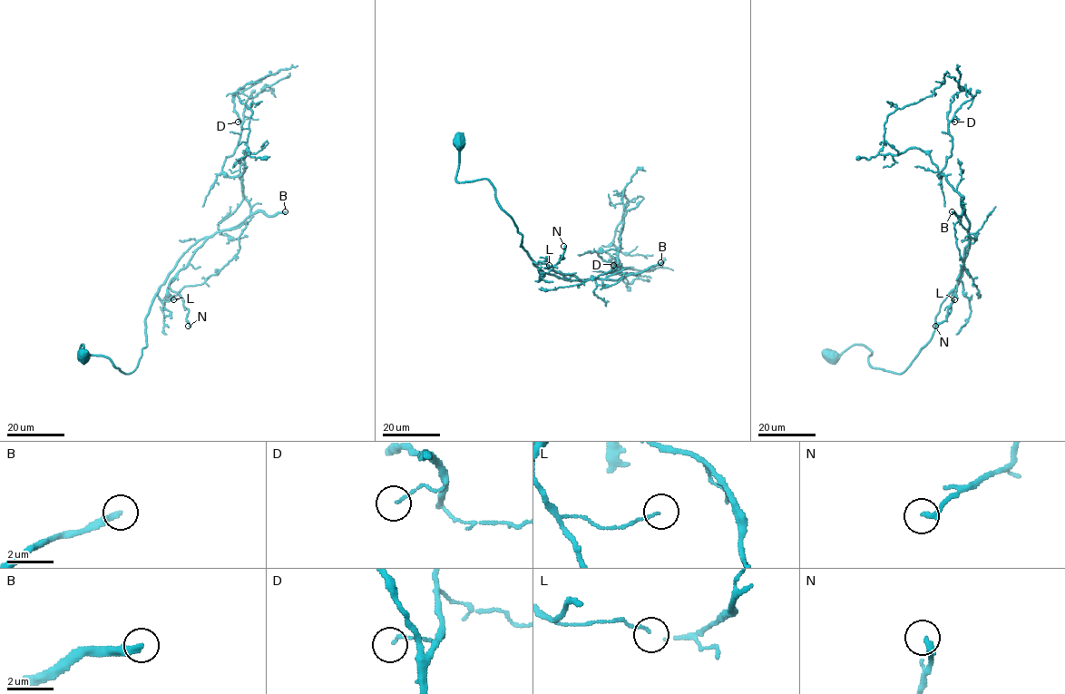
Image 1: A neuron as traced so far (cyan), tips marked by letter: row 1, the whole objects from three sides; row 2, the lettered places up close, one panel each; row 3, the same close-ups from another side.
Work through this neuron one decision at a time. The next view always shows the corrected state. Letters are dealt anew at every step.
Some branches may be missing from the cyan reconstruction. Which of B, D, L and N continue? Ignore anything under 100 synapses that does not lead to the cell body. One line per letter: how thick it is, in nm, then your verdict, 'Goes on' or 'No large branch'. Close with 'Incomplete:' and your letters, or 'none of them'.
B: Thickness 280 nm. Goes on
D: Thickness 110 nm. No large branch
L: Thickness 100 nm. No large branch
N: Thickness 240 nm. No large branch
Incomplete: B

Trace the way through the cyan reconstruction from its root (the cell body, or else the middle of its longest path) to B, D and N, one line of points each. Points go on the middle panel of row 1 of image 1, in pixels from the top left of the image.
B: (460, 140), (456, 180), (493, 184), (543, 272), (620, 279), (660, 262)
D: (460, 140), (456, 180), (493, 184), (542, 271), (626, 276), (617, 250), (598, 252), (613, 265)
N: (460, 140), (456, 180), (486, 179), (533, 263), (543, 272), (581, 280), (544, 268), (563, 258), (563, 246)

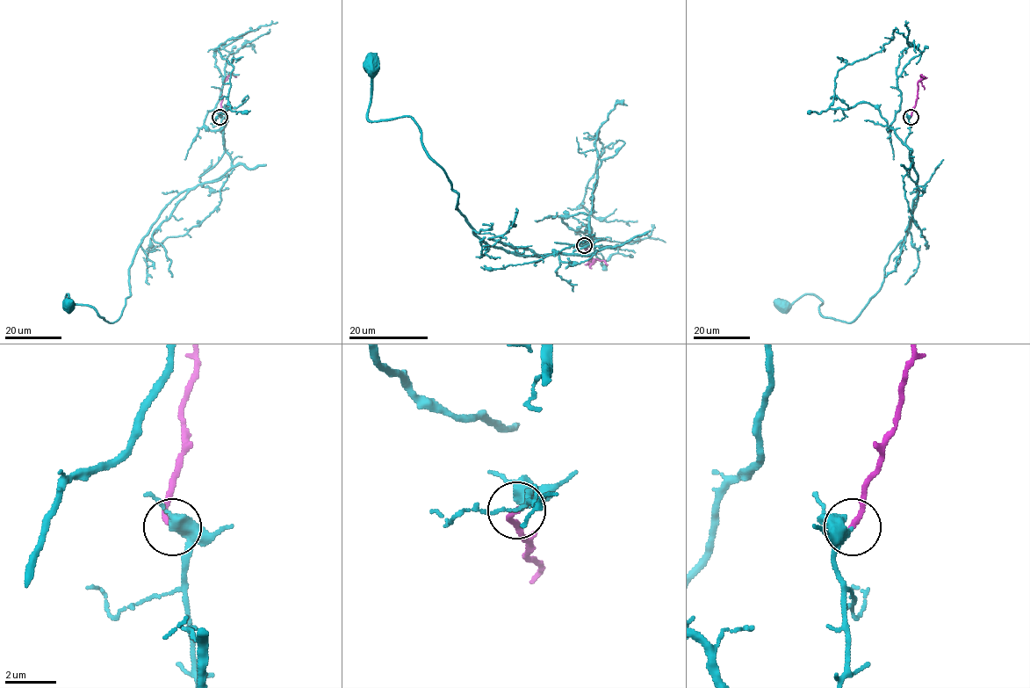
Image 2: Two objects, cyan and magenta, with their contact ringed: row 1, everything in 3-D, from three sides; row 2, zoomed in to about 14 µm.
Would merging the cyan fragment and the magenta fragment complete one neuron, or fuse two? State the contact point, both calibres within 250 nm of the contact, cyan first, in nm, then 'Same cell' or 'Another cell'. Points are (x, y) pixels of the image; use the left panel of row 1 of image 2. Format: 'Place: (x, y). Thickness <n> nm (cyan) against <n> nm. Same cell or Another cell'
Place: (219, 117). Thickness 340 nm (cyan) against 200 nm. Same cell

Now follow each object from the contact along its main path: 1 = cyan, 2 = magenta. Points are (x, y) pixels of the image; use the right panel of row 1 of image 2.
1: (911, 117), (905, 144), (918, 175), (918, 201), (881, 288), (847, 322), (825, 318), (813, 294), (781, 304)
2: (911, 117), (917, 99), (918, 82), (921, 75), (925, 77)

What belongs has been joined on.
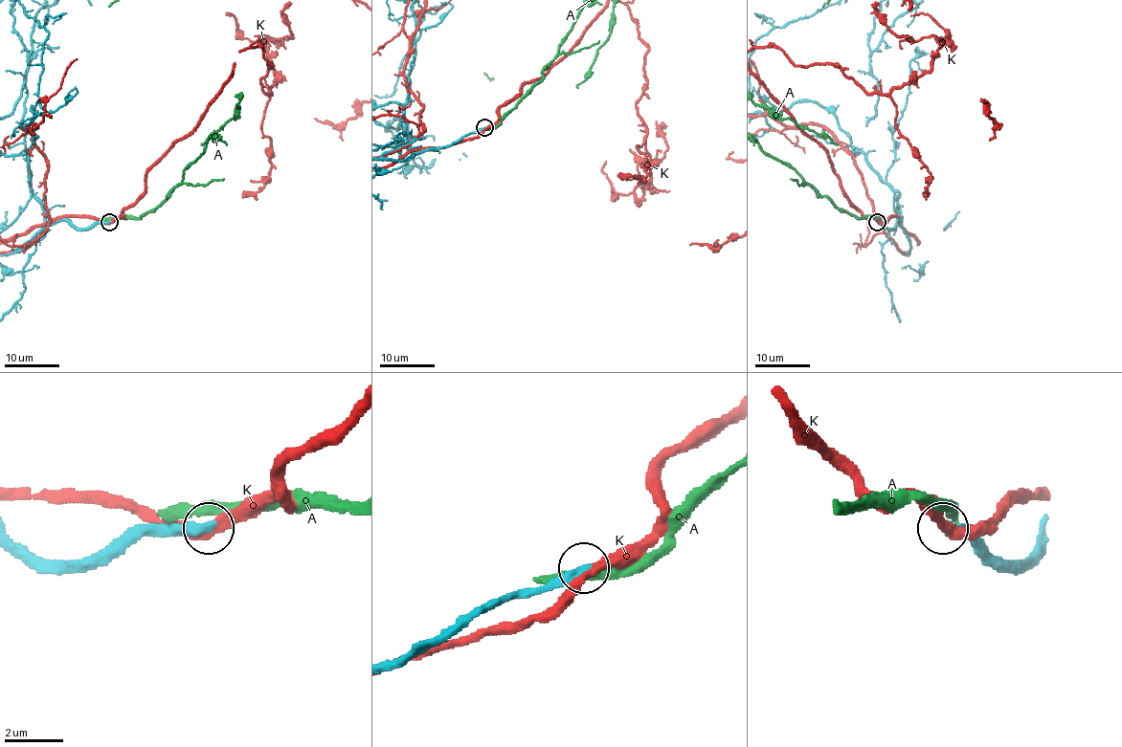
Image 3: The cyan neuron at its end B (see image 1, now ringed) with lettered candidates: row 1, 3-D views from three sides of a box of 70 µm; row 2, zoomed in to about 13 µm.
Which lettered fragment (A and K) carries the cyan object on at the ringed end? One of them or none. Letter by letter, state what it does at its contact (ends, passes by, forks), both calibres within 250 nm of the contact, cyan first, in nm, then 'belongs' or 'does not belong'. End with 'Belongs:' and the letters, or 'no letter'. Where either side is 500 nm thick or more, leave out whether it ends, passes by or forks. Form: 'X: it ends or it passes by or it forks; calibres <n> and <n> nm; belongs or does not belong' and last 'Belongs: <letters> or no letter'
A: it ends; calibres 320 and 380 nm; does not belong
K: it passes by; calibres 380 and 320 nm; does not belong
Belongs: no letter

